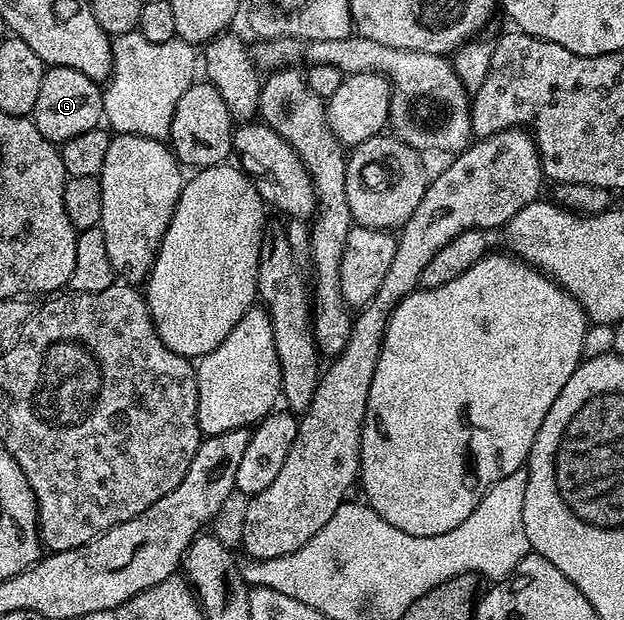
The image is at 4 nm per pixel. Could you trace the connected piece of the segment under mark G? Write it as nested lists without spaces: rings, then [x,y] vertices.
[[[49,68],[44,73],[40,97],[36,97],[36,105],[32,112],[36,129],[40,129],[40,133],[44,133],[44,137],[55,145],[67,143],[72,137],[80,137],[80,133],[88,133],[88,129],[103,122],[102,92],[103,88],[99,84],[84,77],[84,73],[76,69]]]

